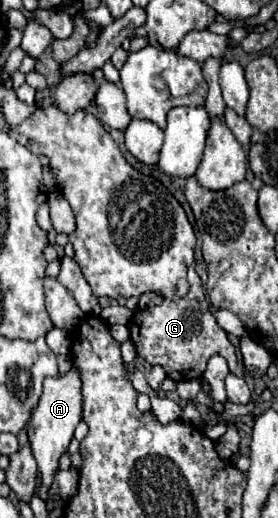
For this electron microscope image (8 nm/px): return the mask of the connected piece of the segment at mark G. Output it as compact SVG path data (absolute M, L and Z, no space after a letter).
M189 268L189 284L191 290L185 298L179 298L175 302L163 300L159 306L145 308L135 316L135 326L139 330L139 338L135 338L137 354L145 358L149 364L163 366L167 376L173 378L175 382L199 378L207 366L207 360L213 354L221 354L229 362L231 372L241 376L235 346L227 338L227 332L217 324L215 316L209 312L201 278L193 268Z

